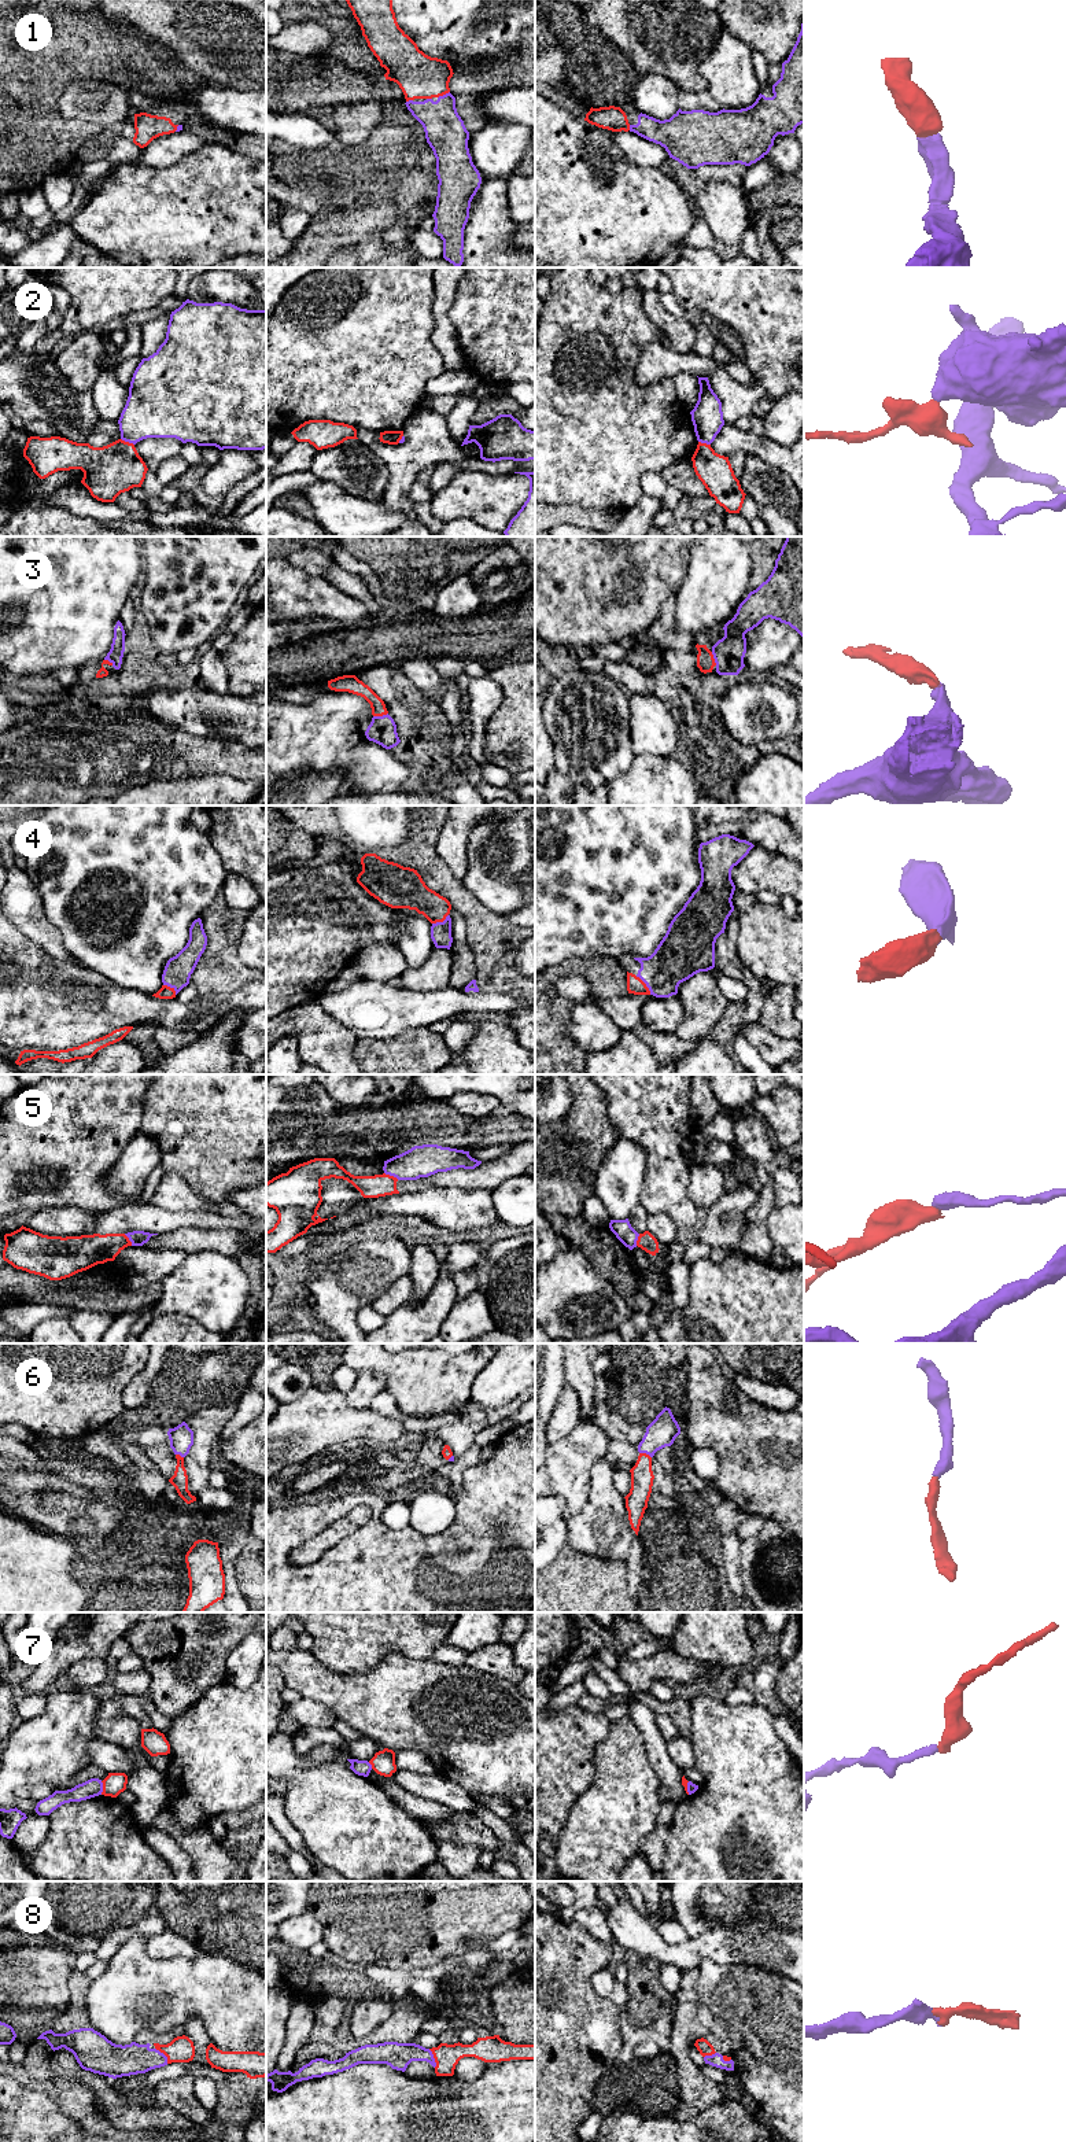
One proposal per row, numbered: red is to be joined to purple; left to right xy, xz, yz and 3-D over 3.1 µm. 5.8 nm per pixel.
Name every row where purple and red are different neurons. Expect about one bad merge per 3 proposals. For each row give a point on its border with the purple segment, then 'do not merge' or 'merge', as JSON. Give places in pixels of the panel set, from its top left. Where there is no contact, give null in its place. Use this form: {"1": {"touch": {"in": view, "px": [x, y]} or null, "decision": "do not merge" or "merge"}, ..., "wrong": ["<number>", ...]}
{"1": {"touch": {"in": "xz", "px": [443, 95]}, "decision": "merge"}, "2": {"touch": {"in": "xy", "px": [128, 441]}, "decision": "do not merge"}, "3": {"touch": {"in": "xz", "px": [380, 716]}, "decision": "merge"}, "4": {"touch": {"in": "yz", "px": [645, 983]}, "decision": "merge"}, "5": {"touch": {"in": "xz", "px": [391, 1175]}, "decision": "do not merge"}, "6": {"touch": {"in": "yz", "px": [645, 1452]}, "decision": "merge"}, "7": {"touch": {"in": "xy", "px": [102, 1788]}, "decision": "merge"}, "8": {"touch": {"in": "xz", "px": [434, 2058]}, "decision": "merge"}, "wrong": ["2", "5"]}

